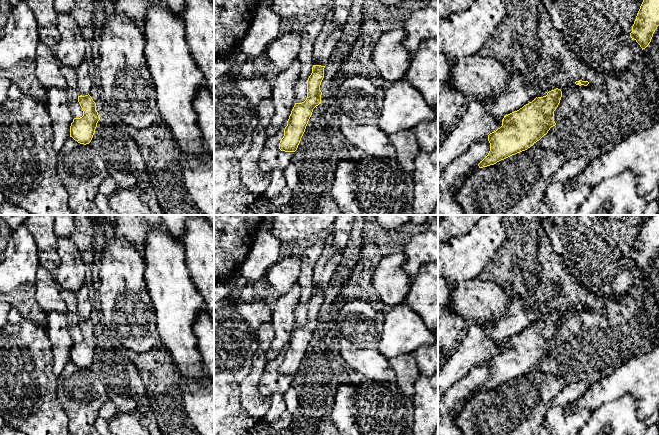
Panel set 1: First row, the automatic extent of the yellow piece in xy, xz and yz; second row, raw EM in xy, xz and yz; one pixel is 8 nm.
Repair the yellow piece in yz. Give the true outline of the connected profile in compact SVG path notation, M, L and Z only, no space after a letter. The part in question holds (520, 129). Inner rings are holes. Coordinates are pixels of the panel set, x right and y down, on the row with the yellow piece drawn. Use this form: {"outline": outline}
{"outline": "M556 88L504 116L502 126L488 135L490 151L478 164L479 168L525 151L546 135L556 125L554 111L561 97L562 91Z"}

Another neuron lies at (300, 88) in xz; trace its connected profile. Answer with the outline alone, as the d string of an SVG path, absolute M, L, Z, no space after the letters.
M317 16L307 22L301 32L300 51L298 53L301 74L295 85L295 103L302 103L307 98L307 80L312 73L313 67L313 48L325 21L326 17Z

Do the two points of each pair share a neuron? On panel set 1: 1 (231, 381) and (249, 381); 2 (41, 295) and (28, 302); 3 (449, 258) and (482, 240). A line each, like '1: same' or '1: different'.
1: different
2: different
3: same

